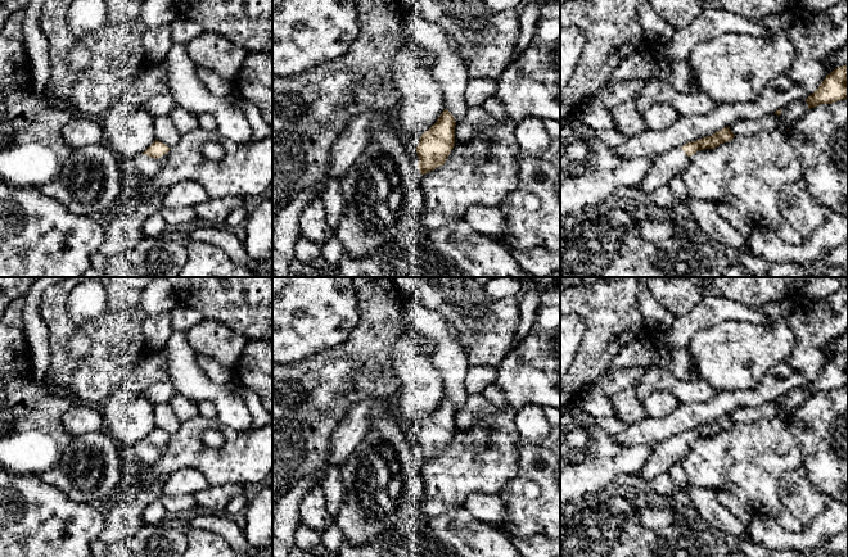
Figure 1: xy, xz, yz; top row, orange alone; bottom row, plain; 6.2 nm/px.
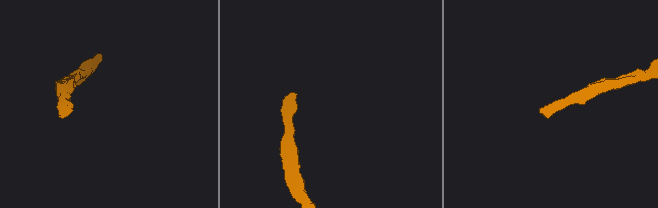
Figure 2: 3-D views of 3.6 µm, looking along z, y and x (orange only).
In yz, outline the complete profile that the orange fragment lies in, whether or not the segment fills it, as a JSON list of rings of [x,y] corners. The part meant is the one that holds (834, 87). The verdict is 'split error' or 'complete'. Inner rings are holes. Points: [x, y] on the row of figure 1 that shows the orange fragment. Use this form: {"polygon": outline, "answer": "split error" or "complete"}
{"polygon": [[[848,65],[835,68],[806,101],[808,109],[848,99]]], "answer": "complete"}

